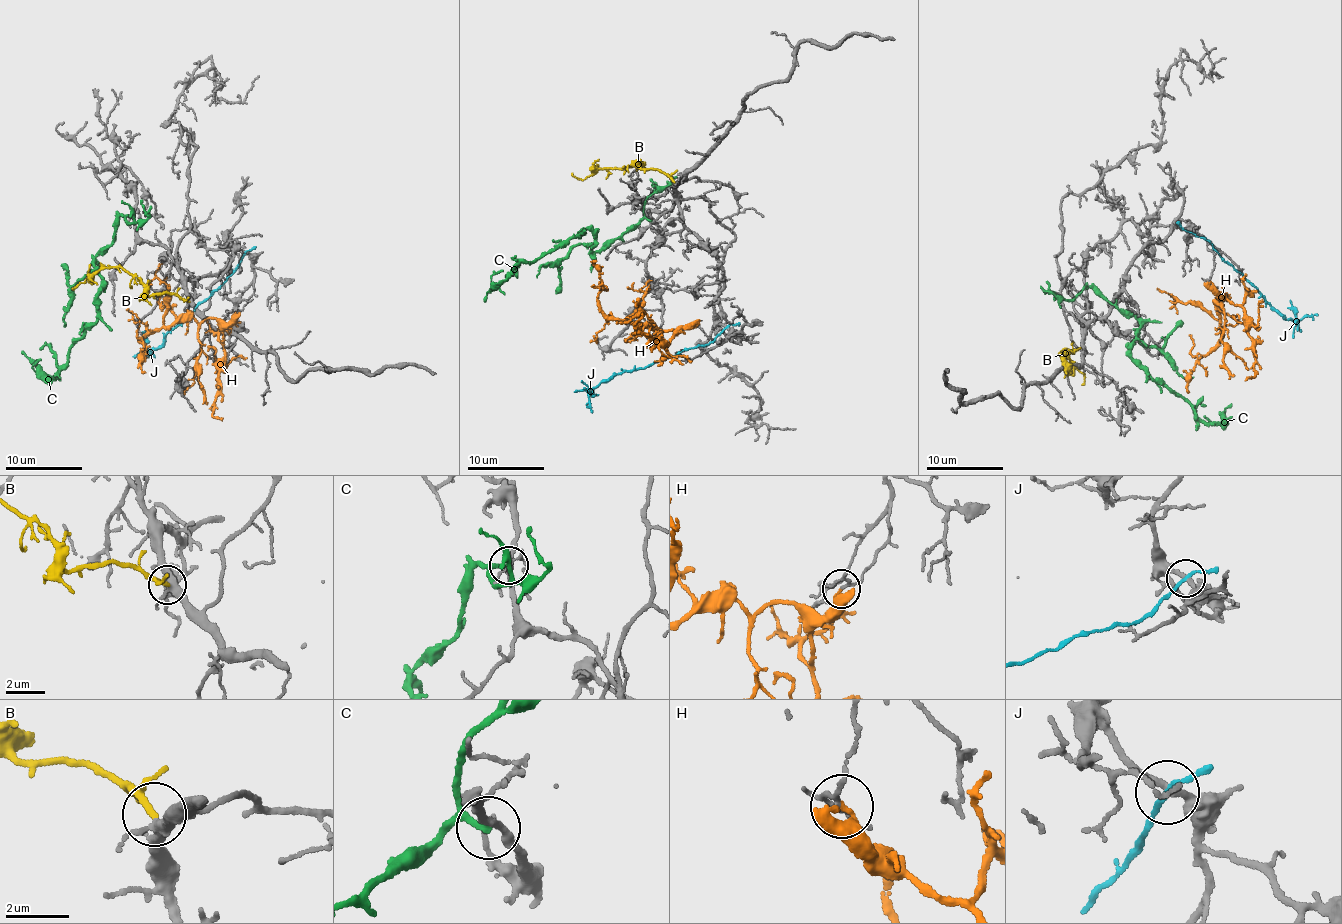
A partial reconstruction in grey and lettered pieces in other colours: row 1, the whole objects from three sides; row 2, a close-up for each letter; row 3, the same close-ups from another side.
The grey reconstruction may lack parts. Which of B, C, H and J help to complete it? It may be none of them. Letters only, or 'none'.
B

